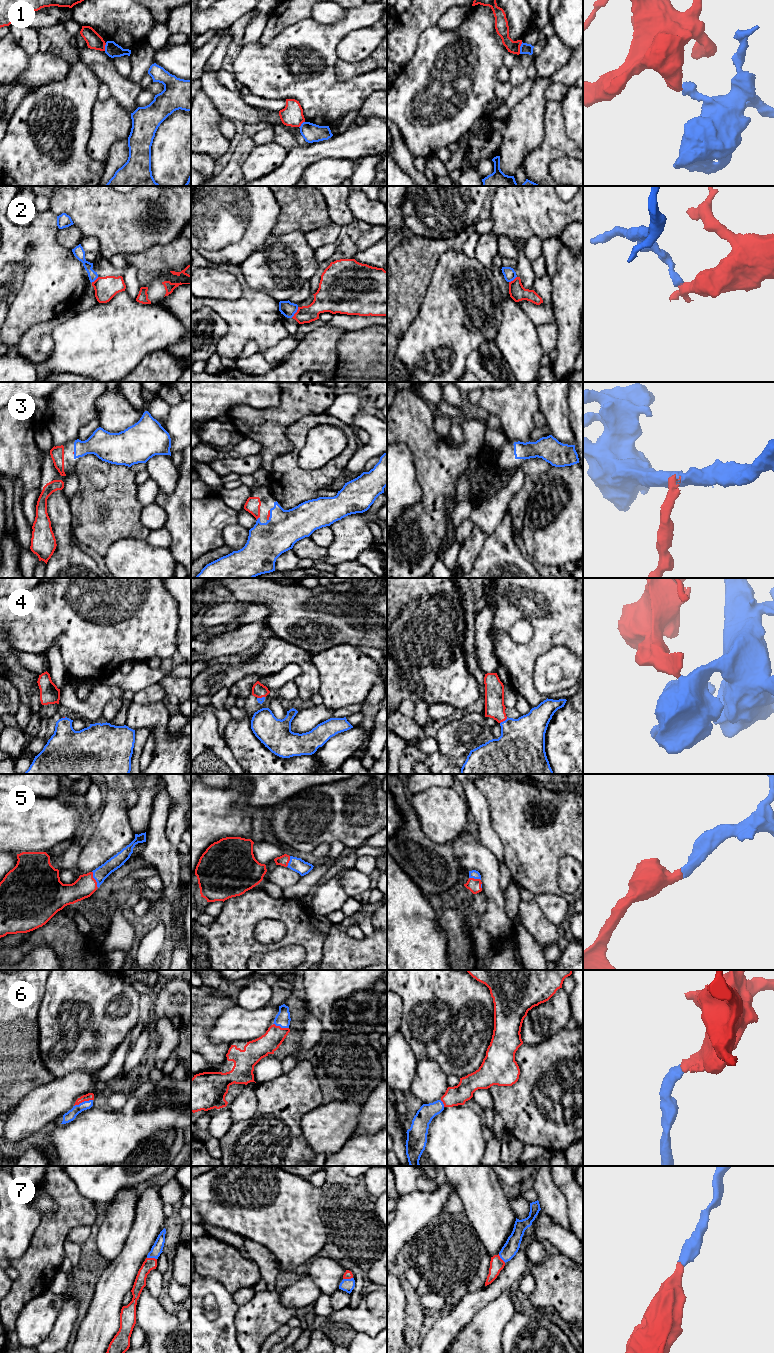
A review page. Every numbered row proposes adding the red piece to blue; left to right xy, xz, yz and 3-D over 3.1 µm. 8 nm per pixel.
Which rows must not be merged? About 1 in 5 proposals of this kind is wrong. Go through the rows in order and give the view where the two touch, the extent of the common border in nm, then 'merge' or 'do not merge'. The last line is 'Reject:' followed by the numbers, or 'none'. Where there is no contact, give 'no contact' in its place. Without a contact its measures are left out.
1: yz | 100 nm | do not merge
2: xz | 110 nm | do not merge
3: xz | 90 nm | merge
4: yz | 80 nm | merge
5: xy | 140 nm | merge
6: xy | 160 nm | merge
7: xy | 80 nm | merge
Reject: 1, 2

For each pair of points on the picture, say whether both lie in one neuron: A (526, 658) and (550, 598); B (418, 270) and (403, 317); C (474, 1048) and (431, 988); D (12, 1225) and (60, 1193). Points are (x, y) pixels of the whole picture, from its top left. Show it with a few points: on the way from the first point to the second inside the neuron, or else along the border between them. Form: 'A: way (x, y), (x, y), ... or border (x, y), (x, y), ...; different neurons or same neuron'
A: way (539, 643), (553, 625), (553, 613); same neuron
B: way (408, 282), (403, 305); same neuron
C: way (459, 1033), (454, 1028), (453, 1023), (440, 1003); same neuron
D: border (39, 1212), (39, 1224), (32, 1235); different neurons

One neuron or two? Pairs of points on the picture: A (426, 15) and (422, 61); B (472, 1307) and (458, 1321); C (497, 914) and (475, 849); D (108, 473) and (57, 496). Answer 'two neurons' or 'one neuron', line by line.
A: two neurons
B: one neuron
C: one neuron
D: two neurons

